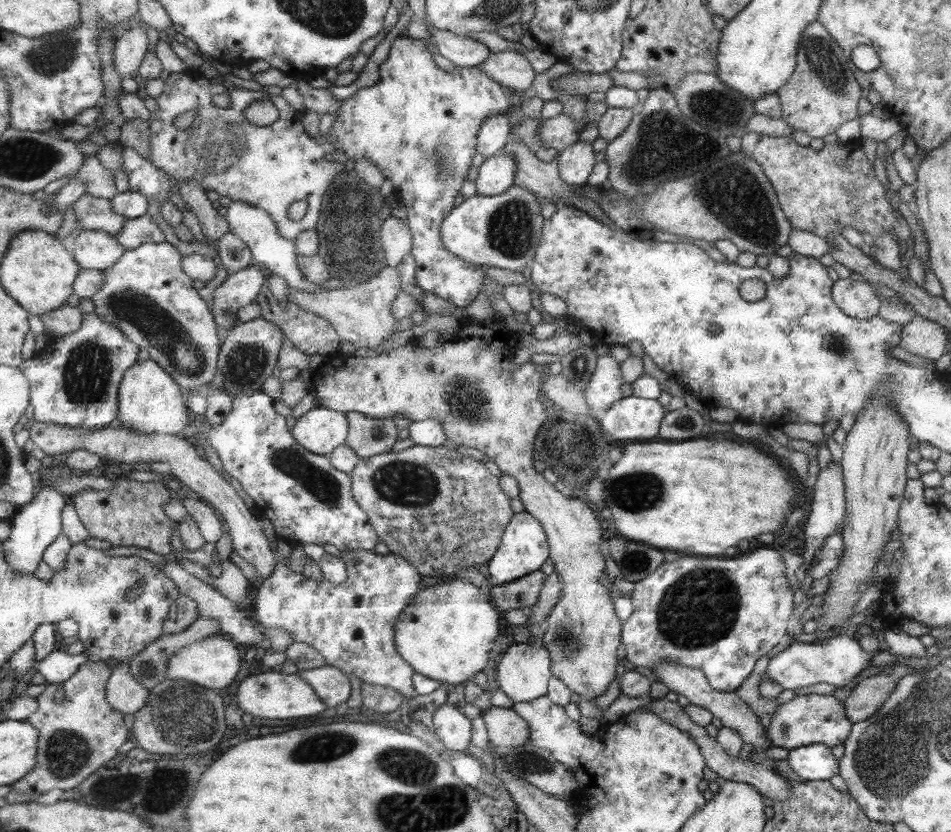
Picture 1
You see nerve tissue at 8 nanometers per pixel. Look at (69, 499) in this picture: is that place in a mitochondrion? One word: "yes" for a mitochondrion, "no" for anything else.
no

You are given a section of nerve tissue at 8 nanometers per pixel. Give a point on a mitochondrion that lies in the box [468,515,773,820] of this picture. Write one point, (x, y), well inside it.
(701, 607)

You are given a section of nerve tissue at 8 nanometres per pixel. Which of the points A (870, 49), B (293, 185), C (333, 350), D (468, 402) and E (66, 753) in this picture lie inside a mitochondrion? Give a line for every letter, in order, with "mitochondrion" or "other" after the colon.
A: other
B: other
C: other
D: mitochondrion
E: mitochondrion

